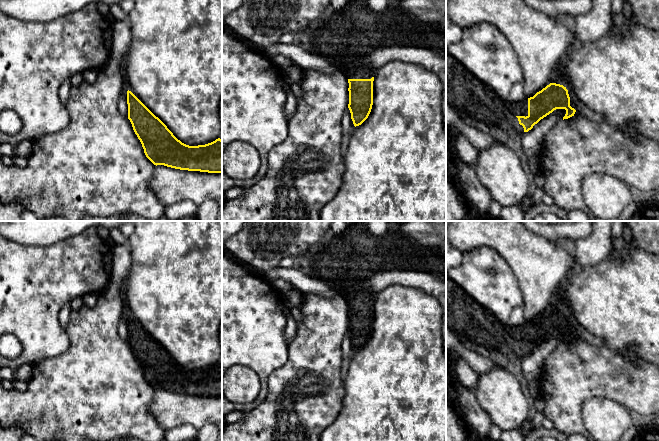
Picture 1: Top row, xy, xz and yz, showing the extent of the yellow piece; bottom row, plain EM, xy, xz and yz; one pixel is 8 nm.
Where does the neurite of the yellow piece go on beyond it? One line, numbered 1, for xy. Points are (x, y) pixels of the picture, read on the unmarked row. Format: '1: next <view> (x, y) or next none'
1: next none

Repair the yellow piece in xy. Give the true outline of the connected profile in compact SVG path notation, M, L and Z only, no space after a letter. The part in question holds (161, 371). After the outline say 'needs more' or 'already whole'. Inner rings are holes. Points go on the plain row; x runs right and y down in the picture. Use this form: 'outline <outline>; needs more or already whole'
outline M127 315L128 343L140 364L146 381L154 389L222 397L222 364L189 370L178 364L131 315Z; already whole

